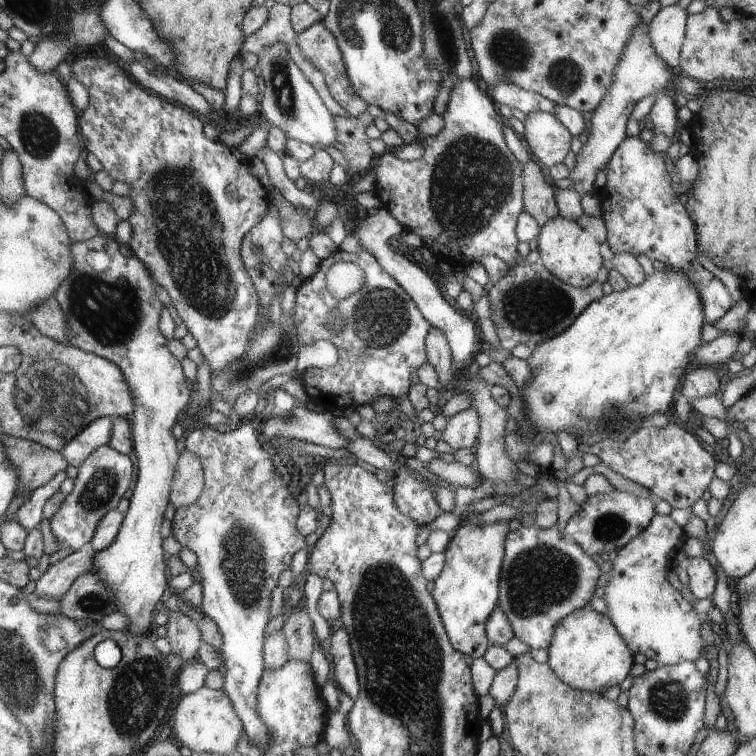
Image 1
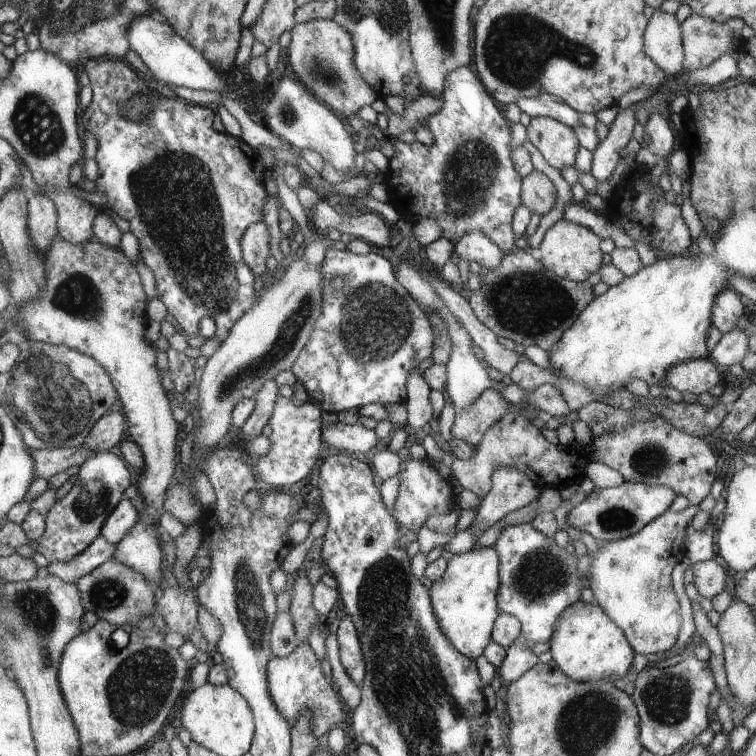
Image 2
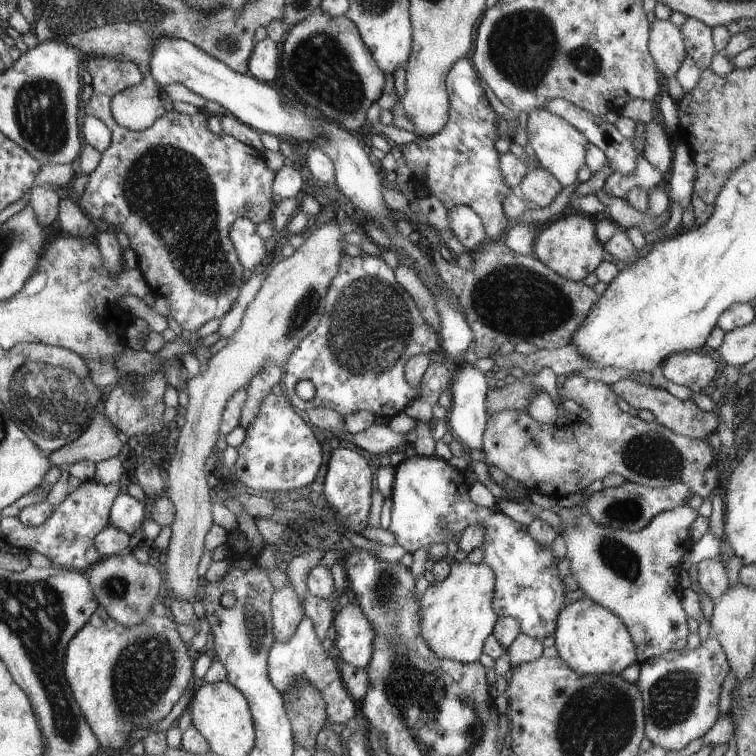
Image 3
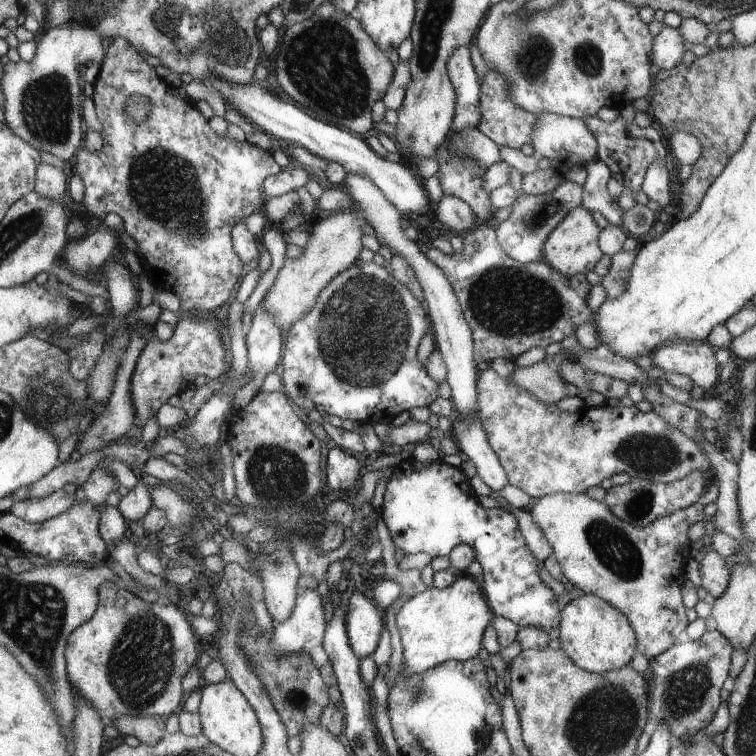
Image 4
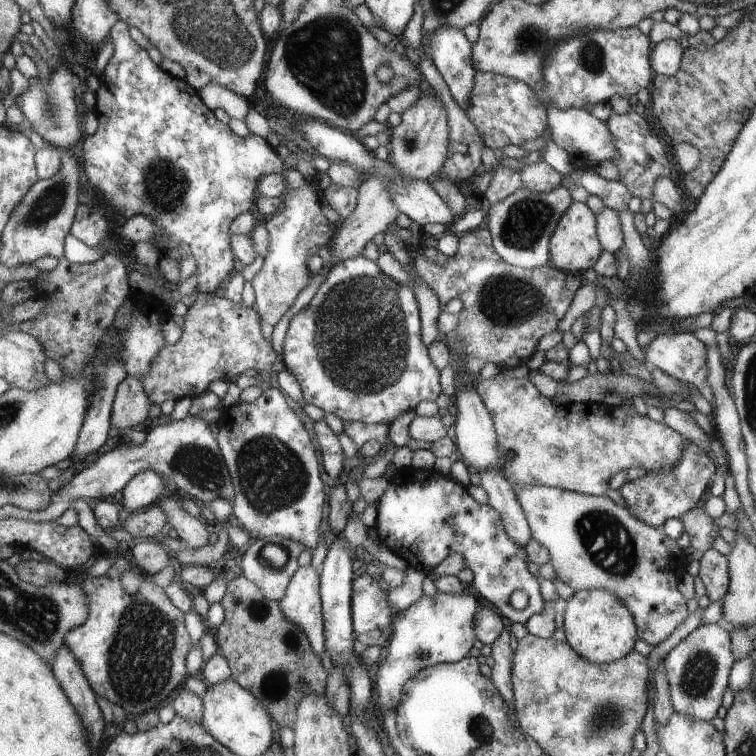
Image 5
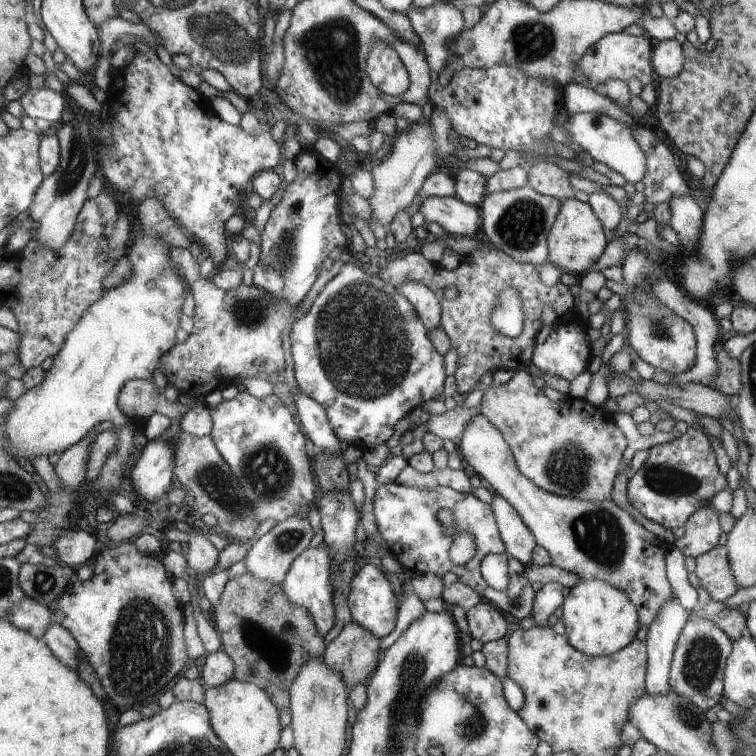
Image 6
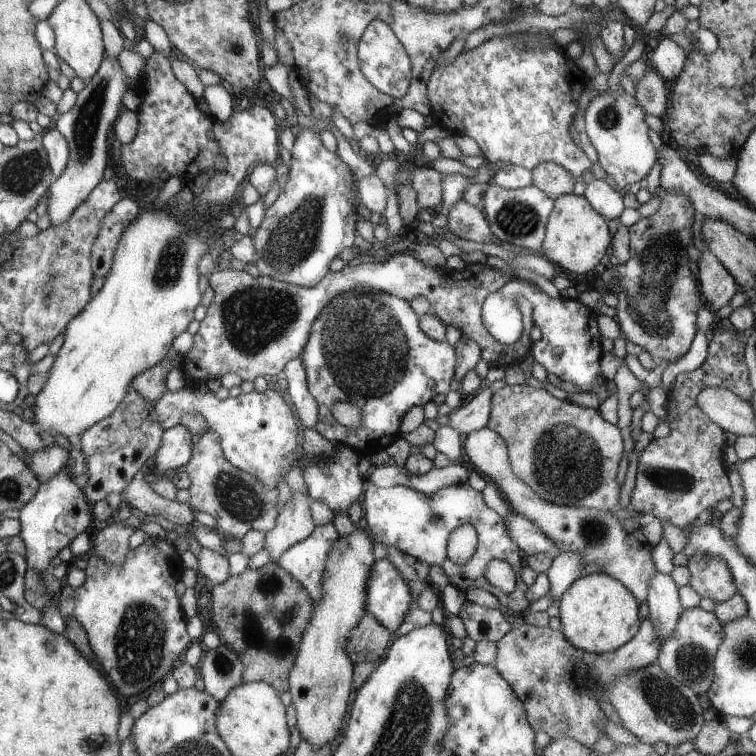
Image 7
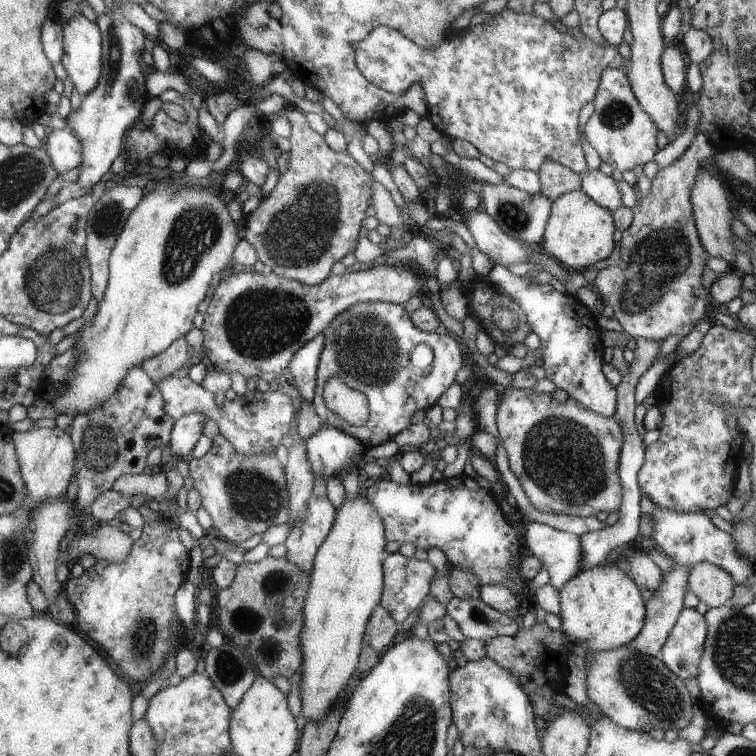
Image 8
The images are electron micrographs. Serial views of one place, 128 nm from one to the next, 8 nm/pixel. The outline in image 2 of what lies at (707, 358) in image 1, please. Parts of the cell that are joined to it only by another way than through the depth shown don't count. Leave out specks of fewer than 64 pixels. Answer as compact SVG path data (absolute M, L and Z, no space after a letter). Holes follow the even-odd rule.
M739 328L723 333L718 344L709 352L720 366L732 366L741 362L750 351L750 338Z

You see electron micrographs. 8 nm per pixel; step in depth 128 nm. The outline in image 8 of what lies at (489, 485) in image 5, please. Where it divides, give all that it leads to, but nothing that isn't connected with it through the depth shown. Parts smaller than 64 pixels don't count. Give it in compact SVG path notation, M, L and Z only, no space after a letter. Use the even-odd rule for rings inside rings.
M525 521L522 526L522 537L527 553L536 556L543 562L543 569L534 577L530 585L537 588L552 585L560 591L576 574L580 572L580 560L582 560L582 540L579 535L567 531L556 530L555 527L539 524L538 522Z

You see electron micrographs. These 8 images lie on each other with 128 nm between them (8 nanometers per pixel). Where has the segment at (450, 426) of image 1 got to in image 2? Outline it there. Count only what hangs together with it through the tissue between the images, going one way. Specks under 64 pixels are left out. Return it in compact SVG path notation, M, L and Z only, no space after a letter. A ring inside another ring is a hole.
M498 386L483 390L472 404L455 412L451 426L452 438L476 448L487 428L494 426L508 412L510 405L512 404L502 398Z

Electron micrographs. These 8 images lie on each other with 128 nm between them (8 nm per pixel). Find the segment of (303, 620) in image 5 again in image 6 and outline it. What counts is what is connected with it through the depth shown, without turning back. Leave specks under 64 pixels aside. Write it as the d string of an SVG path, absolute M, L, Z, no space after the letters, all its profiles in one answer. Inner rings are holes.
M320 544L317 548L308 547L289 568L282 586L287 598L296 606L304 607L310 612L320 636L324 638L332 626L334 626L335 604L333 603L332 566L334 556L330 554L330 548Z

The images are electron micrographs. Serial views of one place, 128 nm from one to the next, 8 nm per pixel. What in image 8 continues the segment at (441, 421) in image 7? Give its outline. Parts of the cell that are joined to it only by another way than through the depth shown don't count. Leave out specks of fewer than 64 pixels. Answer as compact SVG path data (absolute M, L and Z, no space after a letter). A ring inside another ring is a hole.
M489 382L487 384L486 389L480 394L480 397L476 402L474 402L474 412L476 412L476 421L478 422L479 431L484 430L488 432L488 434L492 434L496 440L498 440L498 448L496 448L496 456L494 456L494 461L492 462L495 466L495 469L500 474L500 478L502 478L503 485L506 489L506 493L509 496L510 501L512 502L516 511L523 517L525 521L533 521L538 522L539 524L546 524L546 526L555 527L556 530L567 531L568 533L583 536L584 534L602 530L605 528L605 524L600 522L598 518L594 516L590 517L576 517L573 515L554 515L554 514L544 514L544 512L540 512L540 510L536 510L530 502L528 502L528 498L526 498L524 494L524 490L522 490L522 486L516 479L516 476L512 474L512 470L509 468L508 455L506 454L506 449L504 447L504 441L500 440L500 436L498 436L498 428L495 424L497 410L498 410L498 402L501 398L500 396L501 387L499 384L494 382Z

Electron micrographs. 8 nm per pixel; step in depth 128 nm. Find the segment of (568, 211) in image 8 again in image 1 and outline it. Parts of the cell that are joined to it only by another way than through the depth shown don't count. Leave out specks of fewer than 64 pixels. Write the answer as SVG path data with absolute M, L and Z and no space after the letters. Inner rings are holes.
M556 217L546 221L539 230L537 250L540 254L538 263L547 267L549 271L565 283L573 287L584 288L596 280L596 274L602 266L600 244L594 235L586 232L576 220Z

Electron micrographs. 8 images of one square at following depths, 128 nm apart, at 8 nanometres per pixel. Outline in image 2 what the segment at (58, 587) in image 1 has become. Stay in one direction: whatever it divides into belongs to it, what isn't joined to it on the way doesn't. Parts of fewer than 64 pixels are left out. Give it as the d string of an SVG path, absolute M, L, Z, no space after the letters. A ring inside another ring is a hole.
M98 537L90 546L83 550L78 557L71 558L70 561L54 561L46 567L48 574L67 583L75 584L82 575L92 572L103 562L112 558L115 545L104 537Z

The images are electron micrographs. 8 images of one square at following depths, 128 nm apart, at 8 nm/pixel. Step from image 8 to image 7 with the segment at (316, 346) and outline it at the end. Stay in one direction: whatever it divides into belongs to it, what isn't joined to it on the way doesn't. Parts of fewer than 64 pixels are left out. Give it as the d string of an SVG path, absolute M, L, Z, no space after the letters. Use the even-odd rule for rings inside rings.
M302 353L287 363L284 373L288 379L290 401L300 416L300 422L304 422L305 428L315 428L319 423L319 404L308 387L308 372L304 368L304 358L300 356Z

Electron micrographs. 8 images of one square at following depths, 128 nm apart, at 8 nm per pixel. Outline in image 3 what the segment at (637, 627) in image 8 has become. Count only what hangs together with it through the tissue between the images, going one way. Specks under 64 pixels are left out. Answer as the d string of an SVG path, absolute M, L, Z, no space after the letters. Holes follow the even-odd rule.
M583 597L573 604L568 604L567 608L559 614L558 626L553 636L558 656L572 670L579 672L581 675L620 675L624 668L628 668L630 664L636 662L635 643L622 619L616 613L600 606L599 603L588 597Z

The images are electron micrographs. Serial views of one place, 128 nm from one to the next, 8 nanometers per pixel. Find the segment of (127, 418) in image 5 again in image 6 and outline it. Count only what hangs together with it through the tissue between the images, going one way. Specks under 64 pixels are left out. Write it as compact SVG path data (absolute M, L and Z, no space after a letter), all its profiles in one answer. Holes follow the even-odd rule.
M132 379L123 386L118 400L122 412L129 419L145 421L151 414L160 413L168 418L180 419L187 411L184 400L179 399L174 402L167 401L163 395L158 394L158 389L153 381L143 381L142 379Z

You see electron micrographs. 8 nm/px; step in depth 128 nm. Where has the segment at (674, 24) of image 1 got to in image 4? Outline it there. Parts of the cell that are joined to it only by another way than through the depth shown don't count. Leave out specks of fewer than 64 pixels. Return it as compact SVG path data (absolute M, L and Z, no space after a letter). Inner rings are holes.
M664 25L656 35L655 49L652 50L652 62L658 69L674 69L684 56L684 42L678 29Z

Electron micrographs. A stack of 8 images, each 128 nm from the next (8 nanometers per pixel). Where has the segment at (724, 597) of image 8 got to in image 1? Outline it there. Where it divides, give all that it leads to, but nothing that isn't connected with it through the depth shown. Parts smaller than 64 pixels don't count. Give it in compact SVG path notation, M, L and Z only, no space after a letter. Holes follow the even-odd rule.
M699 554L696 557L687 557L683 566L689 578L686 585L689 594L698 600L712 596L718 577L708 560Z

